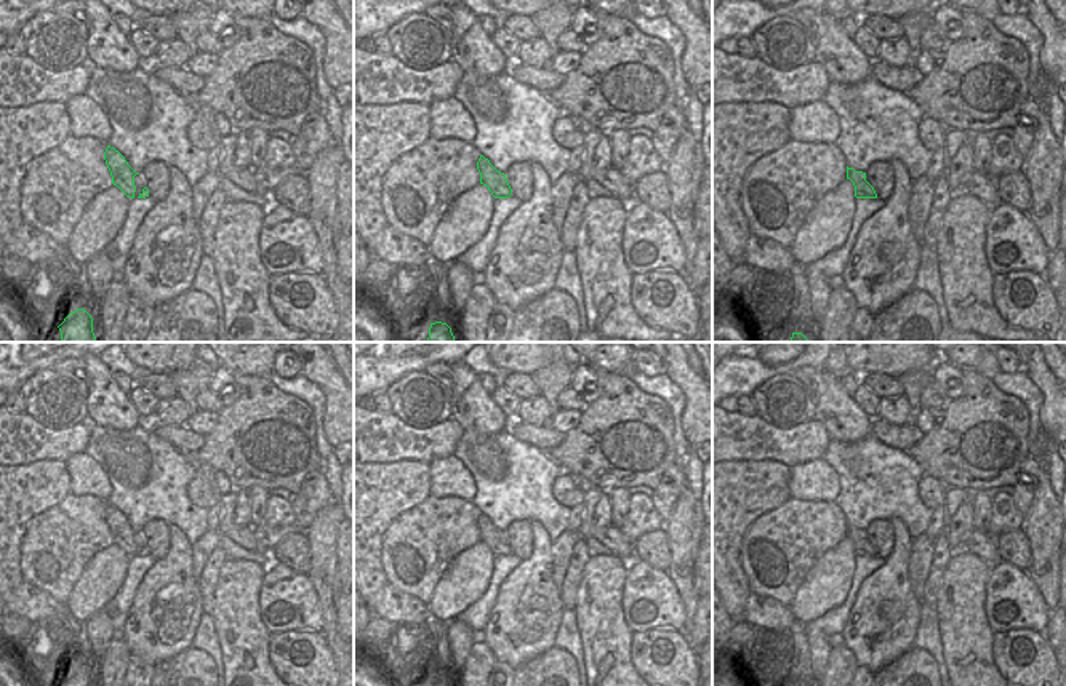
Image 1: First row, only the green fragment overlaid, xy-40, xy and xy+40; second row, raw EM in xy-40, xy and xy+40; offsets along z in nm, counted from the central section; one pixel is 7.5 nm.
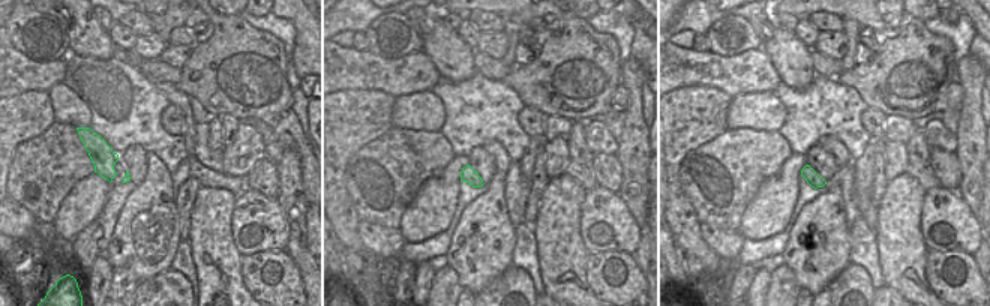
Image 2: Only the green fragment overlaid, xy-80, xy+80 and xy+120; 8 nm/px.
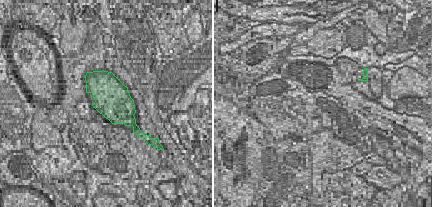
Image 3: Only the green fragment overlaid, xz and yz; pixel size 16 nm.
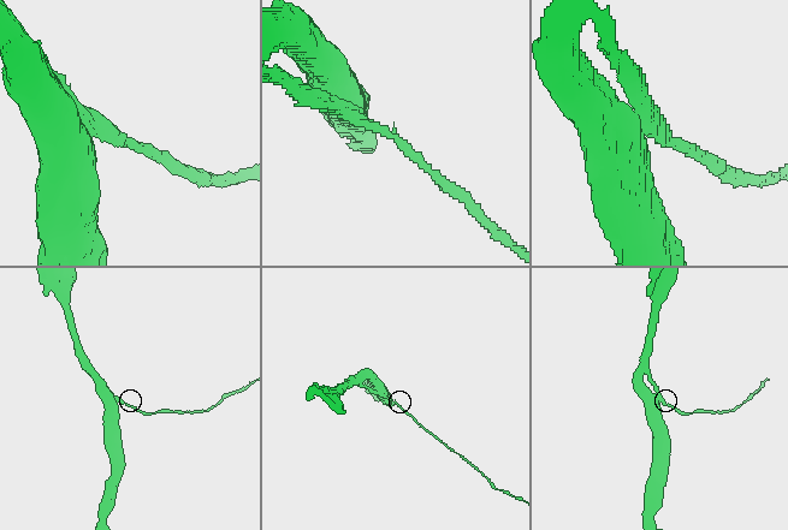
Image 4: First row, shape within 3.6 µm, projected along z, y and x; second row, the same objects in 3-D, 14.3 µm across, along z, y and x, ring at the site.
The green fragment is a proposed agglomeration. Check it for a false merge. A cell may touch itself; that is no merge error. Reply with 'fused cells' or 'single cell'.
single cell

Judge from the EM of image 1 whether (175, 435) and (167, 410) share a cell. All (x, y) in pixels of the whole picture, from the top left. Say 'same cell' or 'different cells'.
different cells

